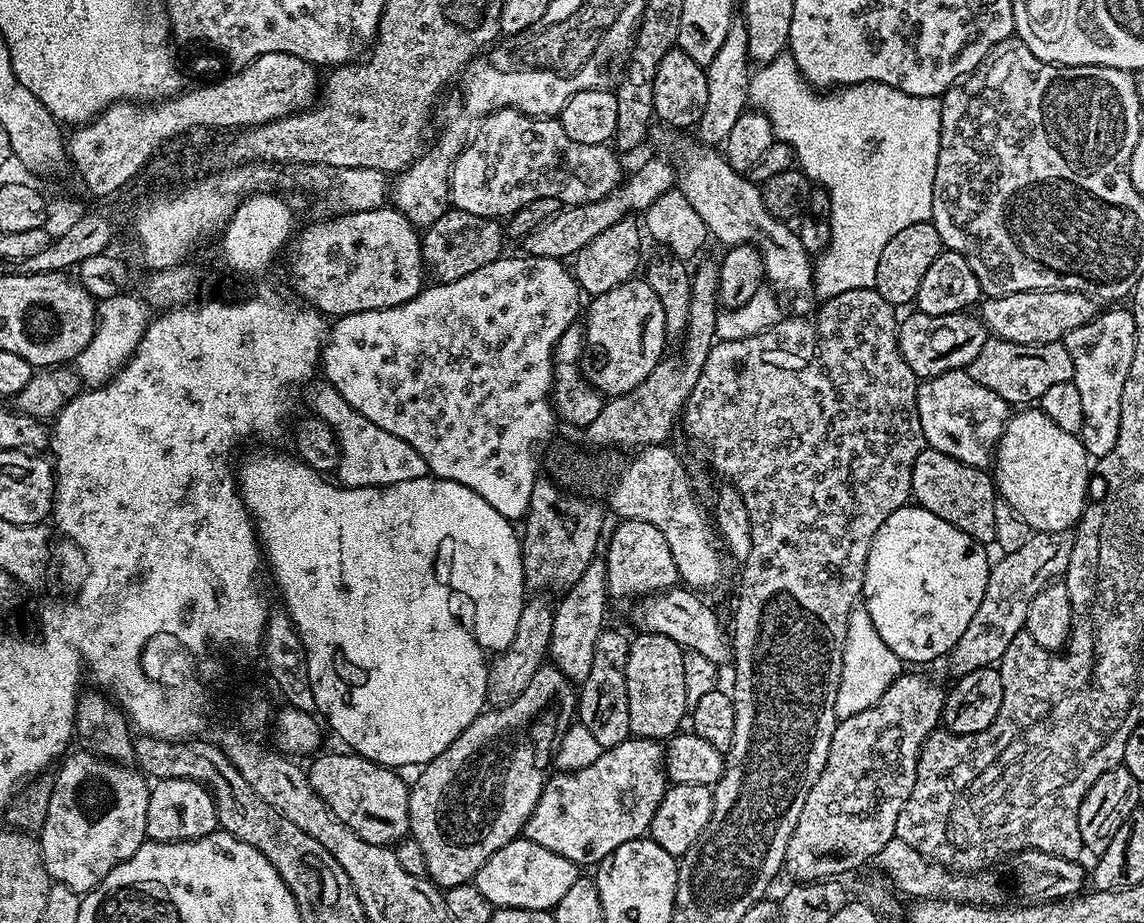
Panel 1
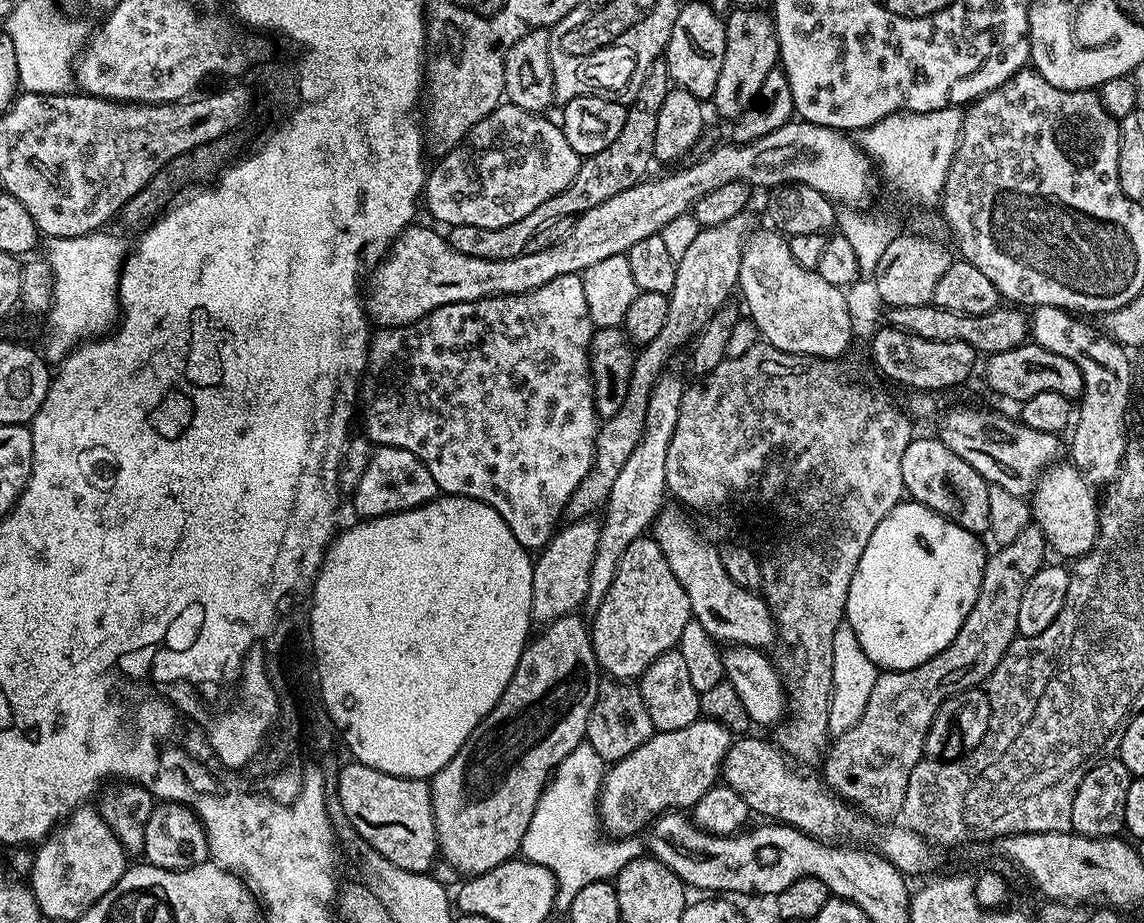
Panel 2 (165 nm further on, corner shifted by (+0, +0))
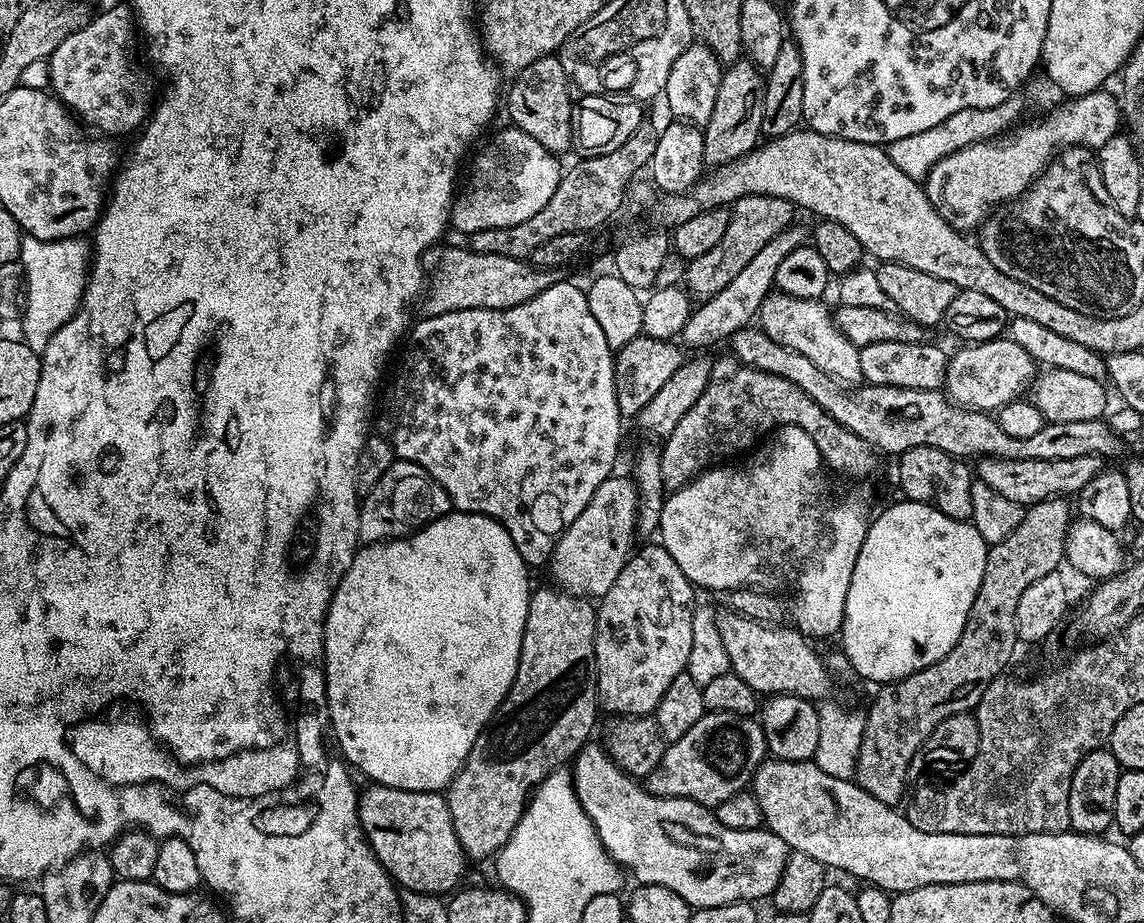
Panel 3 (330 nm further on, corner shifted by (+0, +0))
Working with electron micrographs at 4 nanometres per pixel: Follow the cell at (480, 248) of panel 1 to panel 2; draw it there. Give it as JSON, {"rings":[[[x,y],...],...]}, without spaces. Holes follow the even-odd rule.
{"rings":[[[662,58],[654,60],[650,70],[643,73],[642,79],[636,84],[636,95],[627,105],[626,126],[622,126],[618,138],[614,138],[606,150],[598,150],[598,154],[583,157],[578,174],[574,174],[574,182],[570,182],[566,190],[554,194],[554,198],[546,198],[542,206],[534,206],[526,218],[518,218],[518,222],[510,222],[510,226],[487,228],[453,224],[446,232],[448,245],[458,250],[458,254],[470,254],[470,258],[509,260],[524,253],[527,240],[542,230],[542,226],[555,220],[581,216],[586,210],[606,202],[606,198],[614,198],[614,194],[622,194],[622,190],[630,190],[641,183],[649,175],[648,167],[654,164],[654,129],[658,126],[658,110],[662,110],[662,102],[666,102],[669,90],[666,62]]]}

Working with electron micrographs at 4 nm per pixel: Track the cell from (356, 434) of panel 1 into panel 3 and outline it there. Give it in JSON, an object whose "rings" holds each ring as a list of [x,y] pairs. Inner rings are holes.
{"rings":[[[397,458],[393,460],[390,470],[386,470],[386,474],[382,474],[382,478],[378,478],[378,482],[374,482],[374,486],[367,489],[363,497],[360,506],[360,539],[365,545],[370,545],[407,538],[425,524],[447,516],[453,508],[453,502],[446,494],[444,487],[426,469],[409,460]]]}

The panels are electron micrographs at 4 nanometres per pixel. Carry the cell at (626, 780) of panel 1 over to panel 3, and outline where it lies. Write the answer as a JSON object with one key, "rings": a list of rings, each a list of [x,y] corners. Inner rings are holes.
{"rings":[[[705,711],[703,718],[694,722],[682,738],[665,747],[662,762],[646,777],[648,791],[655,796],[677,796],[705,806],[726,802],[726,798],[734,795],[734,788],[738,789],[738,780],[730,780],[736,770],[755,773],[758,768],[752,761],[745,729],[744,732],[740,729],[743,724],[746,724],[745,717],[733,712]]]}

